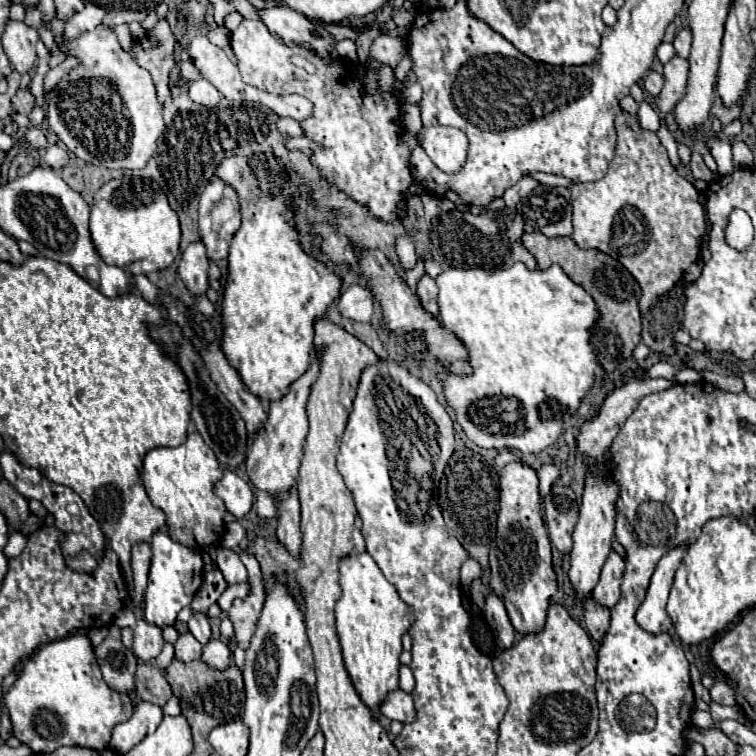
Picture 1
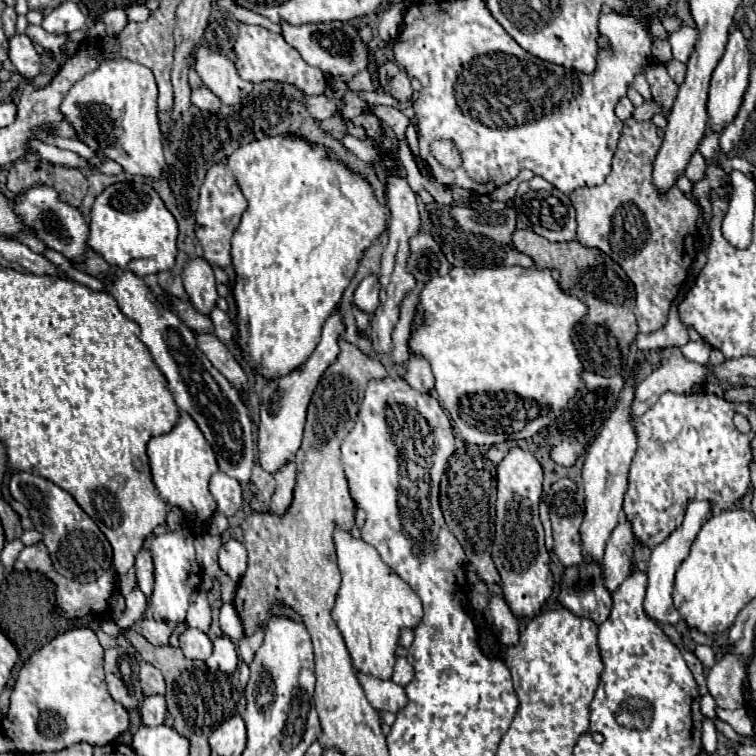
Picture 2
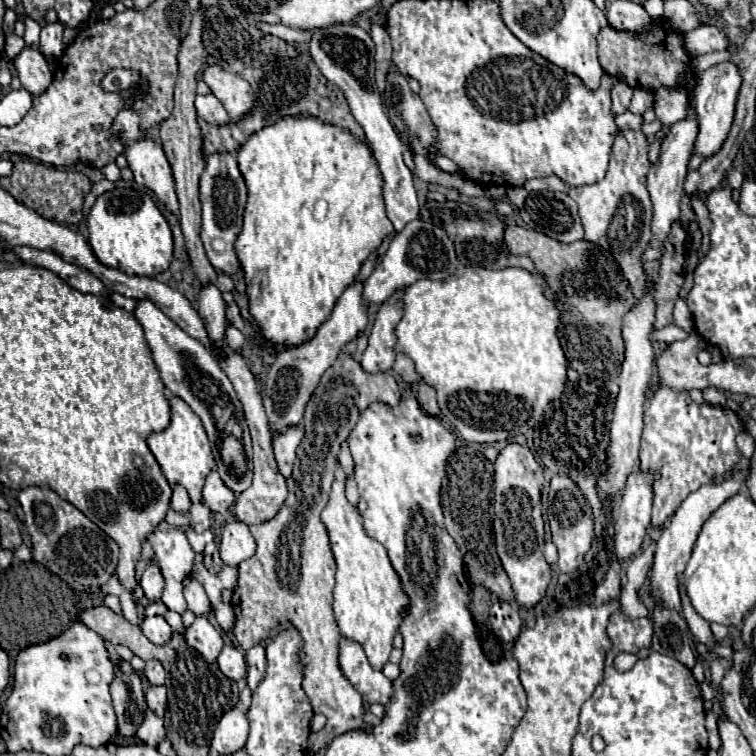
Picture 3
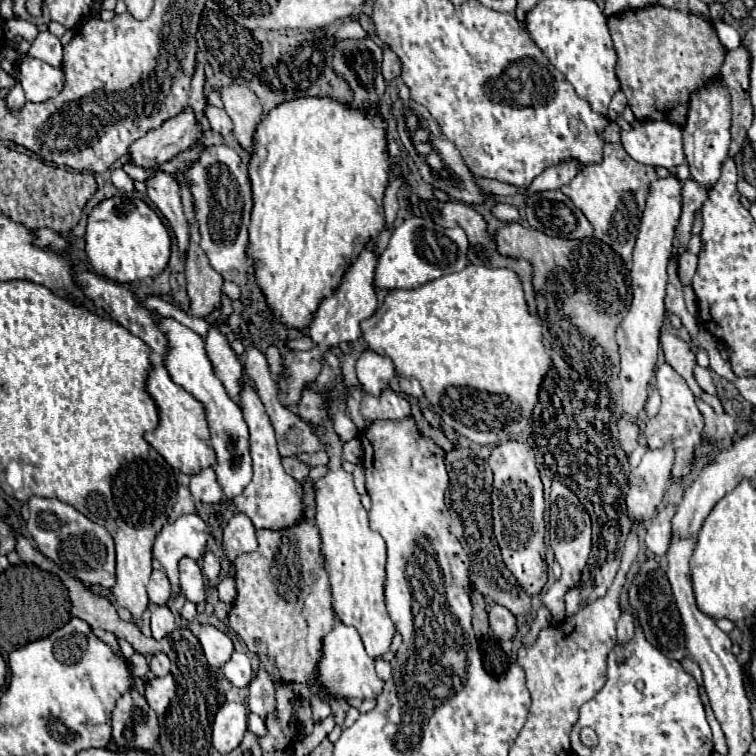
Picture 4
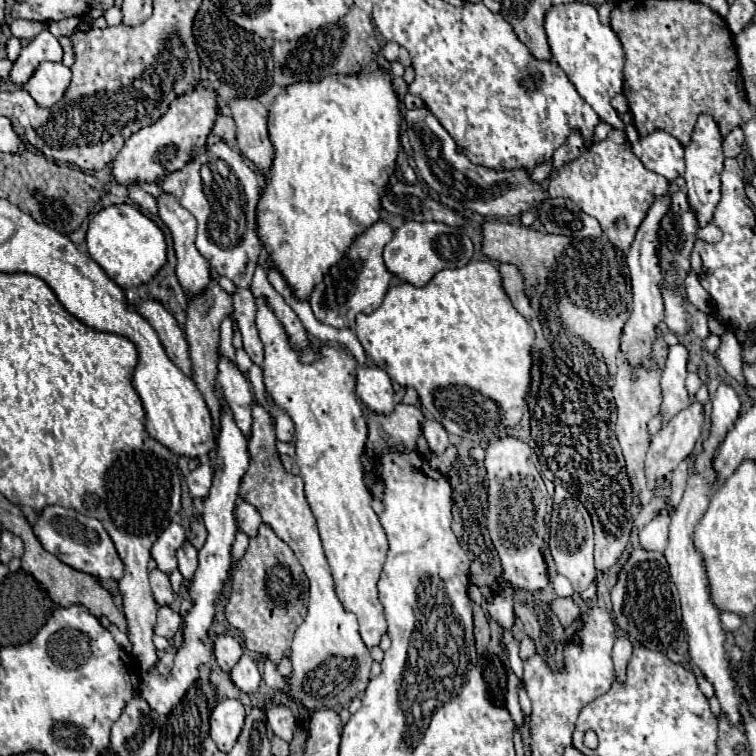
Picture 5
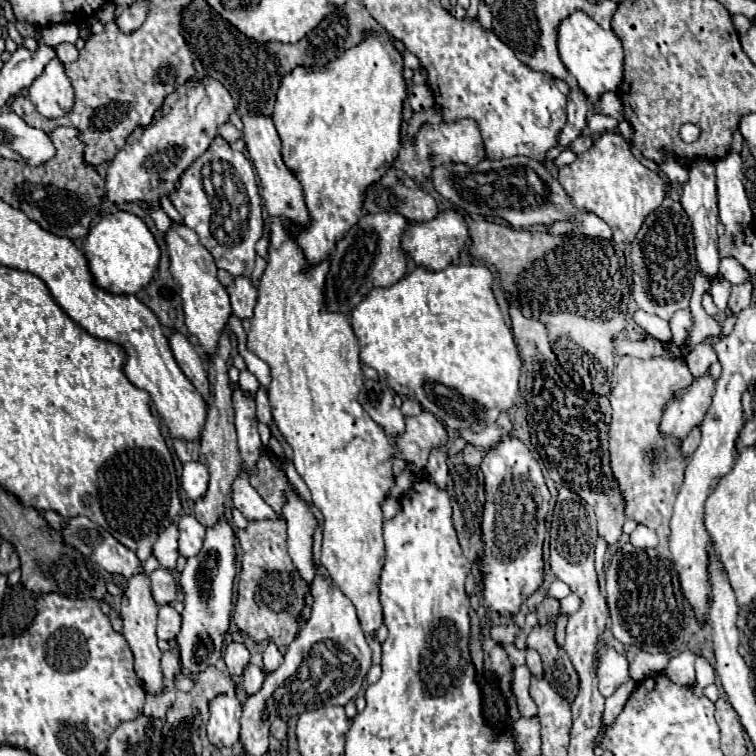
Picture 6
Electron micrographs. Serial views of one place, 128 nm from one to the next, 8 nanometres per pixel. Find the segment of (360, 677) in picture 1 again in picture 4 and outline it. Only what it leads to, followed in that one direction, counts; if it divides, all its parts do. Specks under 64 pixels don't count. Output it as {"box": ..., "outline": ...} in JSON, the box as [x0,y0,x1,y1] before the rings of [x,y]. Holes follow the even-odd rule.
{"box":[296,384,394,658],"outline":[[[306,384],[302,398],[296,406],[296,416],[304,420],[312,432],[318,436],[320,444],[328,454],[328,474],[314,482],[316,492],[316,528],[322,540],[322,556],[326,560],[326,570],[332,586],[332,608],[344,624],[352,624],[362,636],[368,656],[378,658],[390,648],[394,636],[394,624],[386,612],[384,604],[384,566],[386,566],[386,542],[370,528],[368,510],[360,502],[360,494],[354,488],[352,474],[342,468],[342,446],[344,442],[332,428],[328,416],[328,394],[316,390],[314,384]]]}

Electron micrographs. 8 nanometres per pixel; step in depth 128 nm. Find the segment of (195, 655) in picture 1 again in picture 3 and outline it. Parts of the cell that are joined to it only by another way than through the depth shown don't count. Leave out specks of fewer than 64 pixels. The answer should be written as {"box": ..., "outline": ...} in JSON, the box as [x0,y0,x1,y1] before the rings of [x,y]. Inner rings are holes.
{"box":[184,616,224,662],"outline":[[[198,616],[194,620],[194,624],[190,628],[186,628],[184,636],[188,640],[188,646],[196,648],[208,662],[216,662],[218,654],[222,652],[224,640],[206,616]]]}

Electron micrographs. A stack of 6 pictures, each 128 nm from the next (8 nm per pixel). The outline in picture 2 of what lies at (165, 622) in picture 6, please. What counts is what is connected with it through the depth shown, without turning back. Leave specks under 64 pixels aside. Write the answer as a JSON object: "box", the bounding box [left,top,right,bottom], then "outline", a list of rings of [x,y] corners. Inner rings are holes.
{"box":[142,618,172,646],"outline":[[[144,618],[142,620],[142,636],[156,644],[156,646],[162,646],[162,644],[168,644],[168,638],[172,634],[172,628],[166,626],[164,622],[156,622],[154,618]]]}

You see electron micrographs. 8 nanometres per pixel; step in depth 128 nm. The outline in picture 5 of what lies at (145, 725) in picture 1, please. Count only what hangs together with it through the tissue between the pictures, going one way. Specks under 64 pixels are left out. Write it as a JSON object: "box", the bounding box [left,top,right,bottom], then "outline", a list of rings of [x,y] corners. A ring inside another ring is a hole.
{"box":[140,406,250,716],"outline":[[[226,406],[222,410],[222,428],[220,428],[216,442],[218,442],[218,456],[216,456],[218,472],[214,474],[210,494],[204,500],[204,514],[202,514],[204,526],[208,530],[208,538],[206,538],[204,546],[200,548],[198,568],[194,572],[194,578],[188,582],[188,594],[192,600],[192,608],[188,610],[188,614],[184,618],[184,644],[176,652],[176,660],[174,660],[174,668],[172,668],[170,676],[146,674],[146,676],[142,676],[142,684],[140,684],[140,696],[150,704],[150,708],[154,712],[158,712],[162,716],[166,716],[172,708],[178,706],[178,702],[184,698],[188,688],[194,686],[196,680],[200,678],[200,666],[214,658],[212,646],[208,642],[208,630],[216,618],[216,606],[218,606],[224,584],[232,570],[232,544],[234,544],[236,532],[238,532],[238,526],[234,520],[234,506],[236,506],[236,498],[238,498],[238,486],[246,472],[250,456],[248,456],[248,442],[246,442],[244,434],[236,428],[232,414]]]}

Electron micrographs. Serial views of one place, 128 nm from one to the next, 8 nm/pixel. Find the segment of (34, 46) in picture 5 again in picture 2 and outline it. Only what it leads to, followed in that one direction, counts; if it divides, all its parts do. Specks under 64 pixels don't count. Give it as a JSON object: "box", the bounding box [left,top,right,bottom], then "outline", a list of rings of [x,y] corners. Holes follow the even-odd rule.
{"box":[42,2,86,34],"outline":[[[64,2],[54,8],[42,22],[42,28],[50,34],[68,34],[80,28],[86,20],[80,20],[80,6],[74,2]]]}

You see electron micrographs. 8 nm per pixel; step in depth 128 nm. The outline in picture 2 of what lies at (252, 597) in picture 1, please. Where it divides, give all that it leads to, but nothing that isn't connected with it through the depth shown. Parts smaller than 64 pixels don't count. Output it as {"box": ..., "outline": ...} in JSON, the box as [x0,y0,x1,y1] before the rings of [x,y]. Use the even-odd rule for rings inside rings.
{"box":[238,628,264,664],"outline":[[[260,628],[256,634],[252,634],[250,638],[242,638],[242,640],[240,640],[240,644],[238,644],[238,654],[240,654],[240,658],[242,658],[246,664],[250,664],[250,662],[254,660],[254,654],[256,654],[256,650],[260,648],[262,640],[264,640],[264,630],[262,630],[262,628]]]}

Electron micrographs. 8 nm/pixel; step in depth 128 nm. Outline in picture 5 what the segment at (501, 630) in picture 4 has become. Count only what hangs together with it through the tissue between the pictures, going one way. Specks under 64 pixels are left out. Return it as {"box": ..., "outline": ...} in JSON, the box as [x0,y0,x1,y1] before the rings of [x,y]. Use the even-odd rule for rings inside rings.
{"box":[488,584,514,628],"outline":[[[506,584],[504,588],[496,590],[496,596],[488,600],[488,614],[502,626],[512,628],[514,626],[514,592],[508,592]]]}

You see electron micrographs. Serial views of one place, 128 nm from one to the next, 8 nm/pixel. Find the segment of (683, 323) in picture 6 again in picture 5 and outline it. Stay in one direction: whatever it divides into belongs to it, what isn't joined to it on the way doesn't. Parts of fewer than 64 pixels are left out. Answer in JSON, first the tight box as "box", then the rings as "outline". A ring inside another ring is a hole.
{"box":[662,344,690,422],"outline":[[[684,344],[670,346],[668,360],[664,364],[664,374],[662,374],[662,416],[664,422],[668,422],[668,416],[674,416],[680,412],[680,408],[686,408],[690,404],[690,396],[684,388],[684,378],[686,378],[686,362],[688,362],[688,350]]]}

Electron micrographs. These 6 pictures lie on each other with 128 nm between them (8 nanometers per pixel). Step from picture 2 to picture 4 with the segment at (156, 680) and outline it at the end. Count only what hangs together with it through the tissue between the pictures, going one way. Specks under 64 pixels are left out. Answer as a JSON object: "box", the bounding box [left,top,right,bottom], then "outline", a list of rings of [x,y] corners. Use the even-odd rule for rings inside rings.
{"box":[150,654,170,676],"outline":[[[154,654],[152,660],[150,660],[150,670],[156,674],[156,676],[166,676],[170,672],[170,658],[166,654]]]}

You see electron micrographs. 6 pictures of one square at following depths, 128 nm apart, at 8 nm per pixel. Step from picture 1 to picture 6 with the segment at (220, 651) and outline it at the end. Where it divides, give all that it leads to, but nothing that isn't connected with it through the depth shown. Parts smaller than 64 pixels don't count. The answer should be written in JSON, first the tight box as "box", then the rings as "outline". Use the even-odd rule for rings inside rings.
{"box":[244,664,264,696],"outline":[[[250,664],[250,666],[244,670],[244,690],[252,696],[252,694],[256,694],[256,692],[260,690],[262,682],[264,682],[264,672],[262,672],[258,666],[252,666],[252,664]]]}

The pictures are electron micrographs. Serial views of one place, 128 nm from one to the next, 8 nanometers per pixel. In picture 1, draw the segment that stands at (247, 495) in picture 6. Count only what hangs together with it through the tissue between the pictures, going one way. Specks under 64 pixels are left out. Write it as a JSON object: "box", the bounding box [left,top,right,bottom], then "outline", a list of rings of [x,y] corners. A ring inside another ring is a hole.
{"box":[216,548,248,584],"outline":[[[220,548],[218,556],[216,556],[216,564],[218,564],[218,568],[224,574],[224,580],[228,584],[240,584],[240,582],[244,582],[248,578],[246,566],[242,564],[242,560],[240,560],[236,550]]]}

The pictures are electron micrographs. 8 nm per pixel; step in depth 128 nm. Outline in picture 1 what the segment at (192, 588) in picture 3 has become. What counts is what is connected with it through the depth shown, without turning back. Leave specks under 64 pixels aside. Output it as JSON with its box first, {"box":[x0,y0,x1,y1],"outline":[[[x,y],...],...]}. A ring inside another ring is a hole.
{"box":[188,612,210,644],"outline":[[[194,612],[188,620],[188,630],[196,636],[196,640],[200,640],[202,644],[206,644],[210,640],[210,624],[208,624],[208,616],[202,612]]]}

